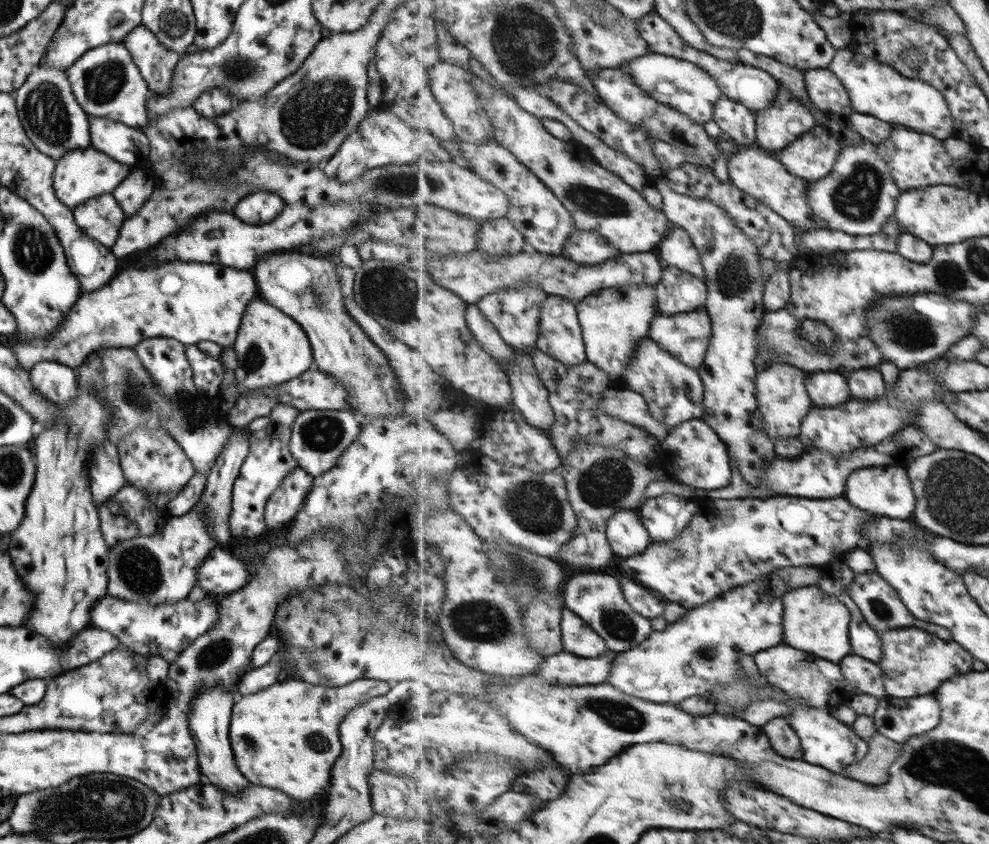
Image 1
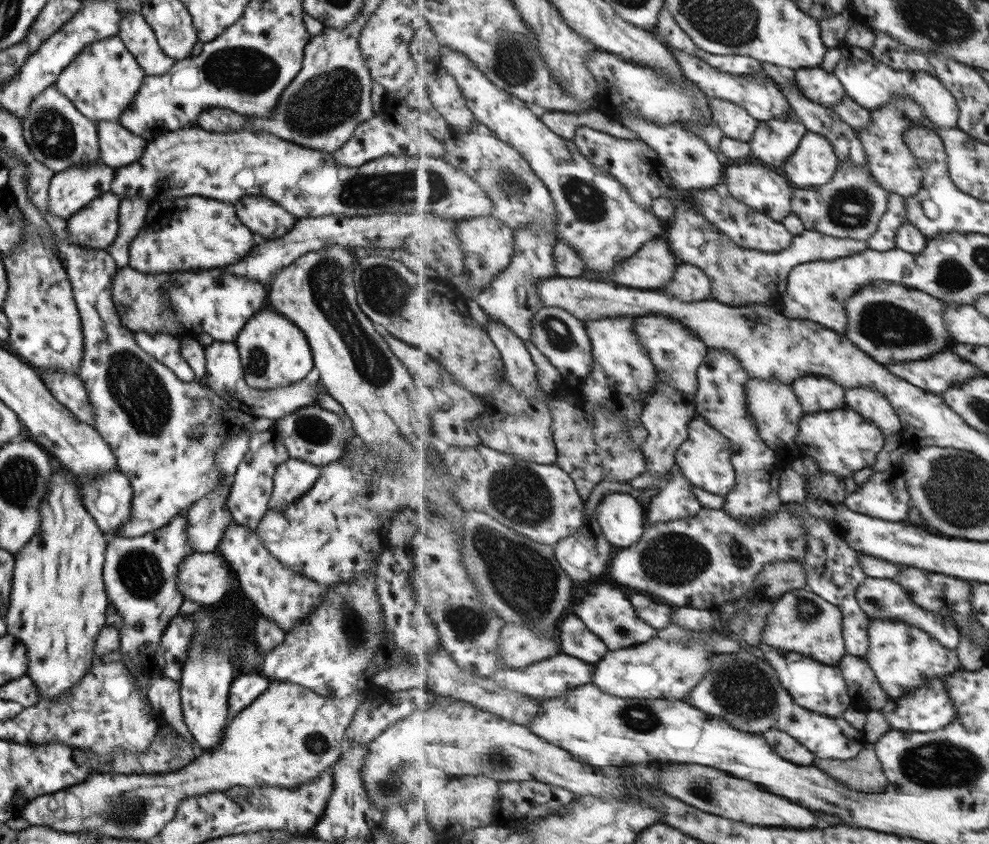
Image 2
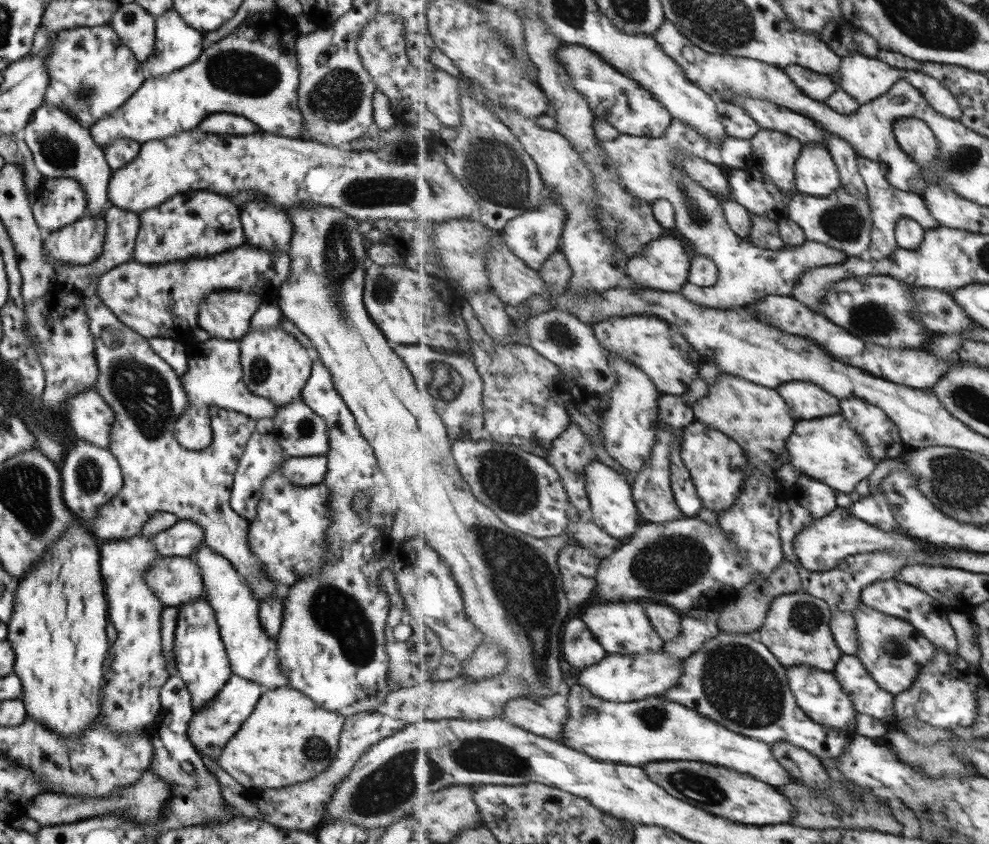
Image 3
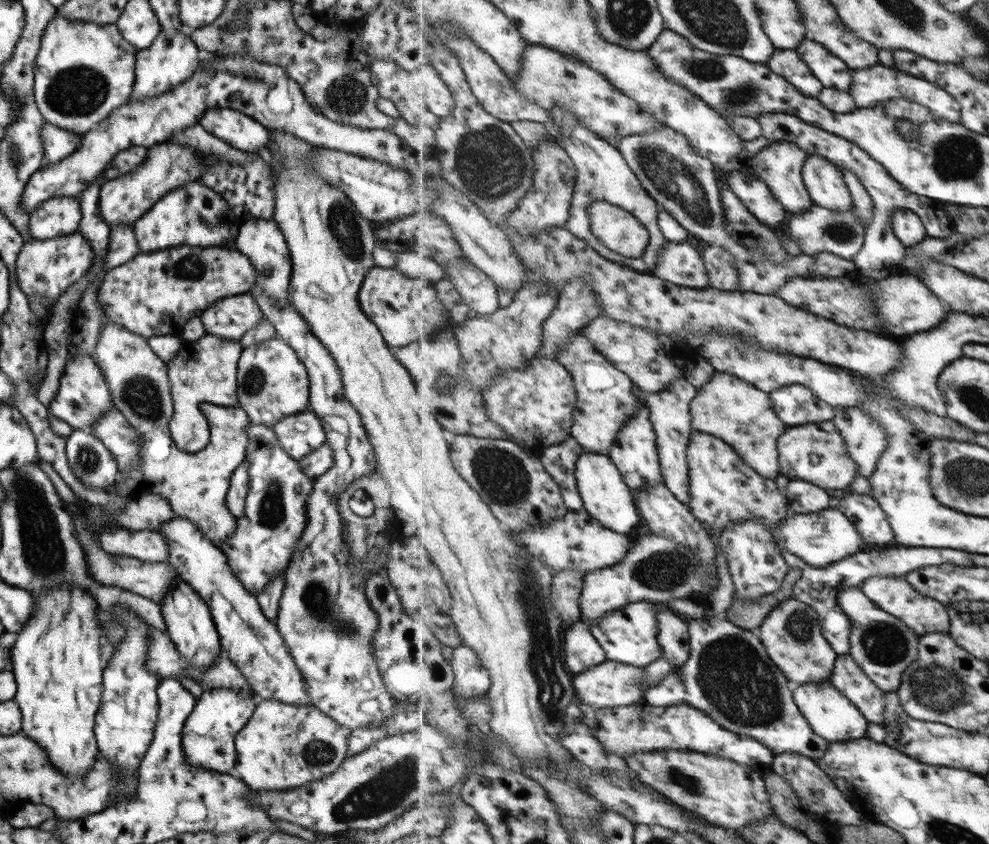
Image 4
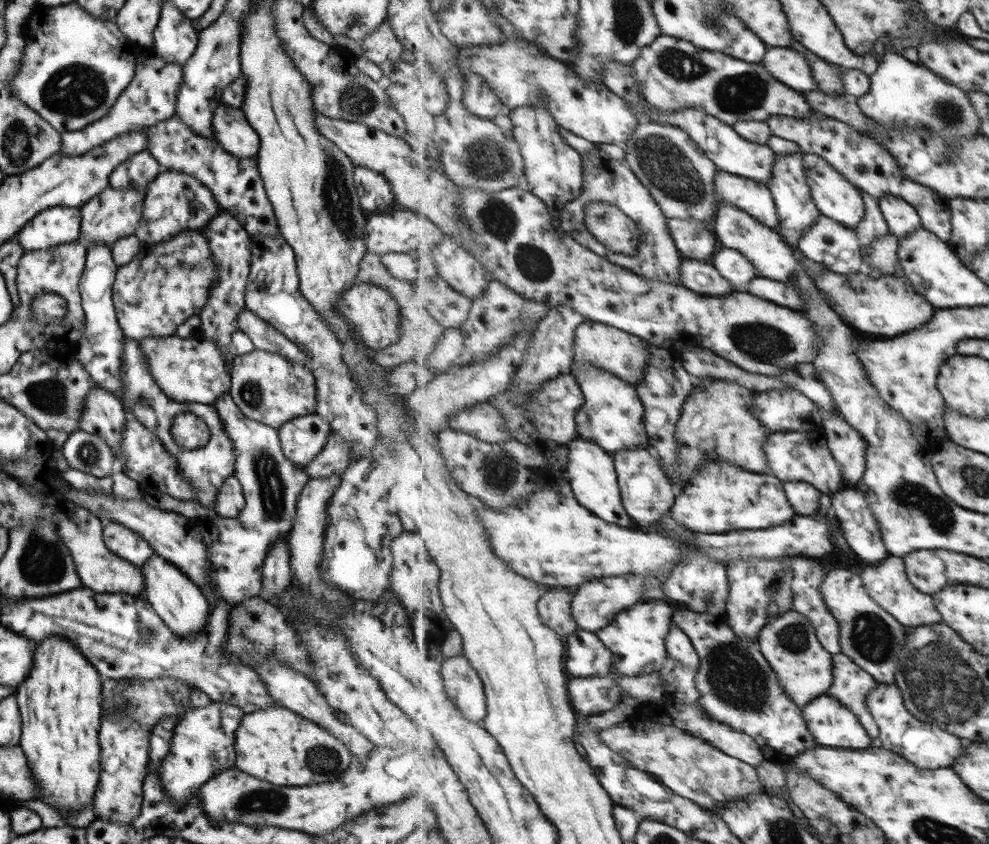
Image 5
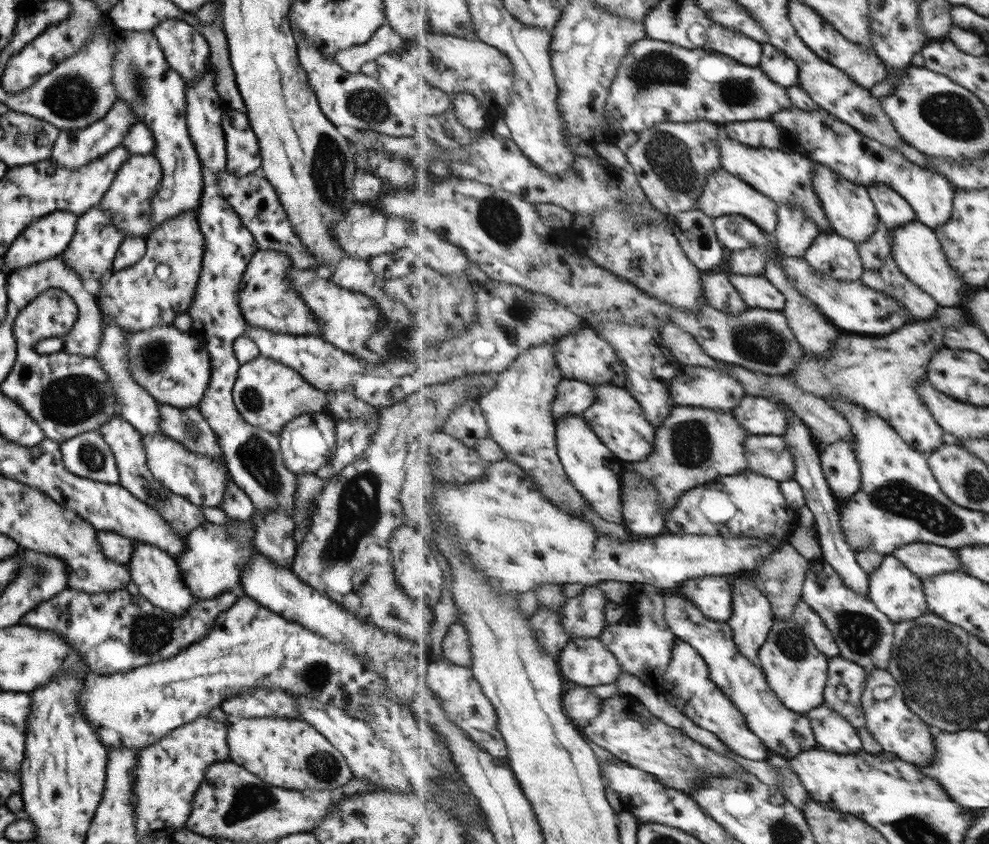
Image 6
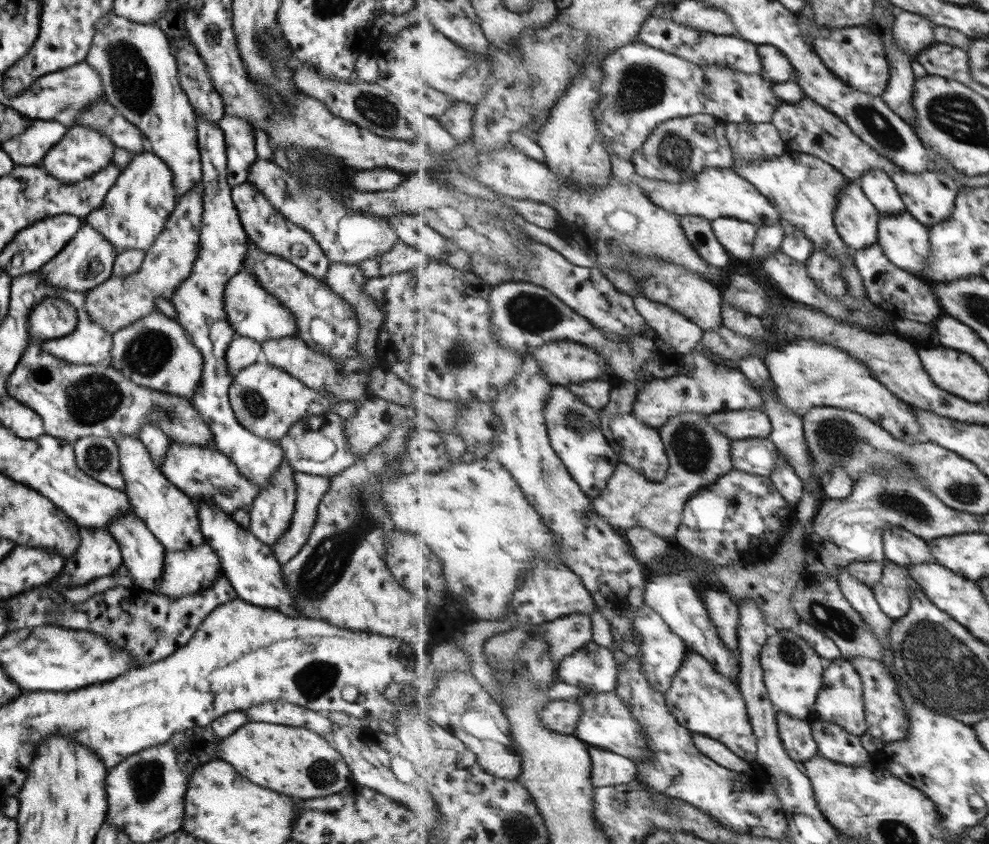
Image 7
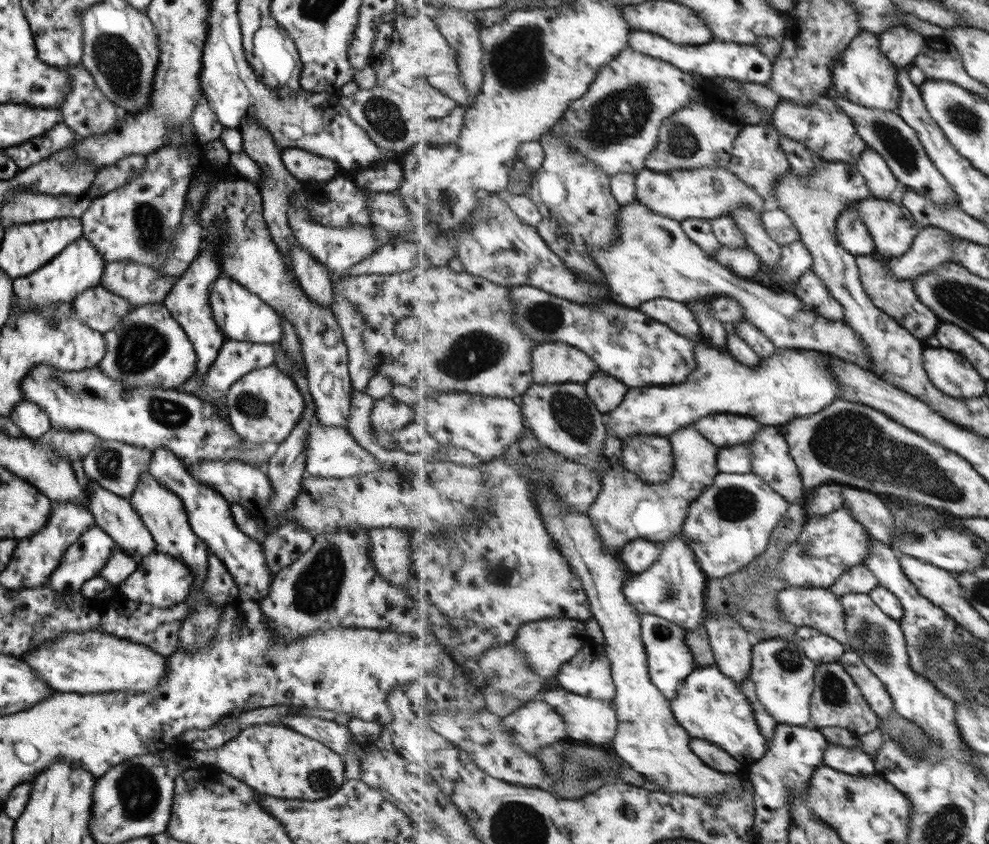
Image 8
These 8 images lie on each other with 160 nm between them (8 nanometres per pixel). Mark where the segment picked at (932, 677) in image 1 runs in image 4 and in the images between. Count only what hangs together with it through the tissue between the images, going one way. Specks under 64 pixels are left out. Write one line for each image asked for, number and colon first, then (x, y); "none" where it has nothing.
2: (904, 657)
3: (895, 652)
4: (884, 646)

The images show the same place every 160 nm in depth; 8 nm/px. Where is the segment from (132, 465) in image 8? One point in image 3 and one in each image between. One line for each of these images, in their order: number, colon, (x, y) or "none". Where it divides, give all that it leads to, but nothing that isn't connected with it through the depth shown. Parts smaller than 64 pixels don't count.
3: (90, 476)
4: (87, 457)
5: (85, 452)
6: (87, 454)
7: (98, 457)

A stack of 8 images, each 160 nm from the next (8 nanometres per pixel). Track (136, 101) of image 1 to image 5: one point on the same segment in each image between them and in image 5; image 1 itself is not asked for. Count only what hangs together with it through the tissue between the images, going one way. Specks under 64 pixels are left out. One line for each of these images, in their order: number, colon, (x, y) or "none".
2: (101, 82)
3: (91, 73)
4: (83, 70)
5: (72, 69)

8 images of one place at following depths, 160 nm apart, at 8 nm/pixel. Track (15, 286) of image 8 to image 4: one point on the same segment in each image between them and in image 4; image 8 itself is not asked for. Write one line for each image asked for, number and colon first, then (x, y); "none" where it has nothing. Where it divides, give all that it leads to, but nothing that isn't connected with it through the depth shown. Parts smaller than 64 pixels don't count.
4: (123, 200)
5: (115, 212)
6: (89, 254)
7: (85, 261)

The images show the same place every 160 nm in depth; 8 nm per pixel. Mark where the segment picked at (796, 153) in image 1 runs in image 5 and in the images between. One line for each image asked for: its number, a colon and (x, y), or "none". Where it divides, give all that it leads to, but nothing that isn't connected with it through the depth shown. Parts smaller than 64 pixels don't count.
2: (815, 163)
3: (817, 174)
4: (826, 183)
5: (837, 198)

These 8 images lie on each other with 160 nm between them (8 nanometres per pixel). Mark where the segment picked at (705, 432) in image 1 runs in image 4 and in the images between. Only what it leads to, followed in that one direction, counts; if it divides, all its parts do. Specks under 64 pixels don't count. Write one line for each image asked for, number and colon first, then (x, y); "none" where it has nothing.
2: (705, 457)
3: (719, 466)
4: (725, 489)

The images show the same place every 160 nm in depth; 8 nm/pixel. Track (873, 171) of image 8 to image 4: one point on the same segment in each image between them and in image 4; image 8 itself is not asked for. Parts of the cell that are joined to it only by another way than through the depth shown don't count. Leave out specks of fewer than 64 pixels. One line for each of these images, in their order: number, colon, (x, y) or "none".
4: (909, 228)
5: (903, 219)
6: (894, 210)
7: (880, 188)

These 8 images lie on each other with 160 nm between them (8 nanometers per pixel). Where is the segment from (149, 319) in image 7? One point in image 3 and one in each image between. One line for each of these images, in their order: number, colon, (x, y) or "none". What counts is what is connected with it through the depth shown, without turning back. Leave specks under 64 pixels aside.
3: (213, 375)
4: (204, 370)
5: (186, 370)
6: (171, 365)

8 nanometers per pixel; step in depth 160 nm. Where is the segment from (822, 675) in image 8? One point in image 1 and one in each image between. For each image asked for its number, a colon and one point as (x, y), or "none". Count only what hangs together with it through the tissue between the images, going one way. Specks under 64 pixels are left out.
1: (862, 676)
2: (864, 687)
3: (869, 698)
4: (848, 676)
5: (852, 684)
6: (847, 680)
7: (841, 700)

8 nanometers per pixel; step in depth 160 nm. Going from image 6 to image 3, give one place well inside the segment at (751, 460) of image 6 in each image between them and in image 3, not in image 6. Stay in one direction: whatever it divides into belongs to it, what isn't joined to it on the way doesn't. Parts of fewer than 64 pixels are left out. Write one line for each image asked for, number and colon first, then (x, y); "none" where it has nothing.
3: (830, 449)
4: (816, 452)
5: (805, 456)

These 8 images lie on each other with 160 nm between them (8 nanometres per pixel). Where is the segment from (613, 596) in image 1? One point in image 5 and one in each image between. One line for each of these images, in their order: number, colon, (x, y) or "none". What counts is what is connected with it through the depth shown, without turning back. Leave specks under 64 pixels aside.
2: (607, 610)
3: (622, 627)
4: (630, 636)
5: (637, 637)

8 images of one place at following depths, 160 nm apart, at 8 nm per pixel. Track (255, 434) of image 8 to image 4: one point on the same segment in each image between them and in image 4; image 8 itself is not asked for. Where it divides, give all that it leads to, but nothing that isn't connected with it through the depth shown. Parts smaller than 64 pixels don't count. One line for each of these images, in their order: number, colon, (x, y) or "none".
4: (271, 382)
5: (268, 388)
6: (267, 394)
7: (266, 401)

